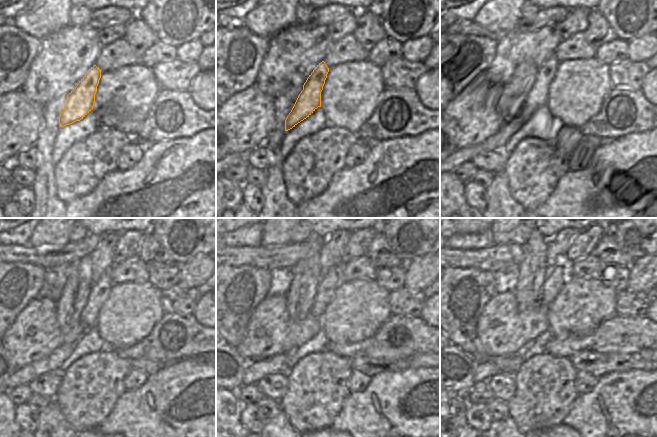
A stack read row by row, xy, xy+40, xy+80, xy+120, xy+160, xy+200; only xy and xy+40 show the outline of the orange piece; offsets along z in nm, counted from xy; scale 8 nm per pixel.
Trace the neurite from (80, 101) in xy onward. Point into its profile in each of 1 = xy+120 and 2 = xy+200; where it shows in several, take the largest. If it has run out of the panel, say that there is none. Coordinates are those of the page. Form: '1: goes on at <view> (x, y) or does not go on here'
1: goes on at xy+120 (100, 290)
2: goes on at xy+200 (552, 285)

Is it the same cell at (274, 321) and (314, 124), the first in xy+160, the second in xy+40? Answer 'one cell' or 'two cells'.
two cells

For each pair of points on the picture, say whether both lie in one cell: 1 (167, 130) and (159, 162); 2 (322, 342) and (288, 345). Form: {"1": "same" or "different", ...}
{"1": "different", "2": "different"}

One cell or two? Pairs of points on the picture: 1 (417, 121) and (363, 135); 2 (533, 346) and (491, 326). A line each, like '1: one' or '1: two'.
1: one
2: two

